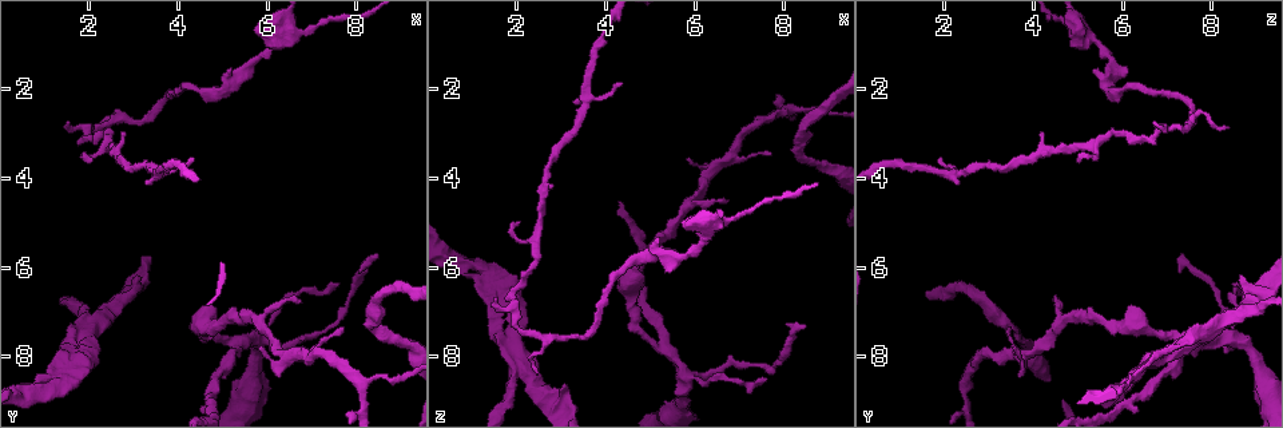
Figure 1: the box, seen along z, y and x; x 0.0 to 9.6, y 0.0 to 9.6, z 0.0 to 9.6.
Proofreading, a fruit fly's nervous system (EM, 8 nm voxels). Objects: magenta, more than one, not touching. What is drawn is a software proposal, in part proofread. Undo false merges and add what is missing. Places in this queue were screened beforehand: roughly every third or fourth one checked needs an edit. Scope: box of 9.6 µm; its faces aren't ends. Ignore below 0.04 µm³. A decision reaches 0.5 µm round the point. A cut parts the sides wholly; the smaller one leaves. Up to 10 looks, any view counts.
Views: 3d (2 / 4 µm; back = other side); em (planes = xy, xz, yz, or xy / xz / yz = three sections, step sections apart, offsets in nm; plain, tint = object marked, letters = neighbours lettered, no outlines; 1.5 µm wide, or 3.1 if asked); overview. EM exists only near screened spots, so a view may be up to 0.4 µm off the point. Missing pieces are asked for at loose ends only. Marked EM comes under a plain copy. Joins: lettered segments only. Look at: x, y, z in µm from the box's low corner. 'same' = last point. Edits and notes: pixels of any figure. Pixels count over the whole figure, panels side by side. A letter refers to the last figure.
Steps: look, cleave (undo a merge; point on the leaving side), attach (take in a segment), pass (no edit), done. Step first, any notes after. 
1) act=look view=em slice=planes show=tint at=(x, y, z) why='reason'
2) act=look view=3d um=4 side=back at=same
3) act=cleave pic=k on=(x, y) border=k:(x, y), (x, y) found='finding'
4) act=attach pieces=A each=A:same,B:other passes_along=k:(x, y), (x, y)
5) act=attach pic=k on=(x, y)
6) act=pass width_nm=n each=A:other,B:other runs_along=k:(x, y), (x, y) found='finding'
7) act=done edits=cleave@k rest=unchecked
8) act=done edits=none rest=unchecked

act=look view=3d um=4 at=(5.70, 8.30, 9.05) why='sudden change in width'

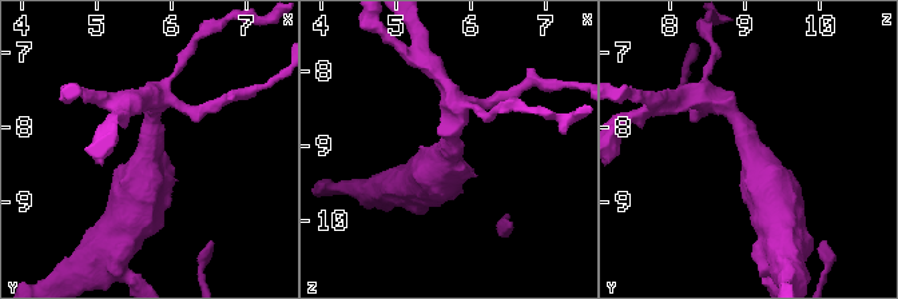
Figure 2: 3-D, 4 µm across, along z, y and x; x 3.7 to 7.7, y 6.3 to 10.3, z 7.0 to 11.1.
act=look view=em slice=xy step=8 show=tint at=(5.70, 8.35, 9.10) why='need the tissue'

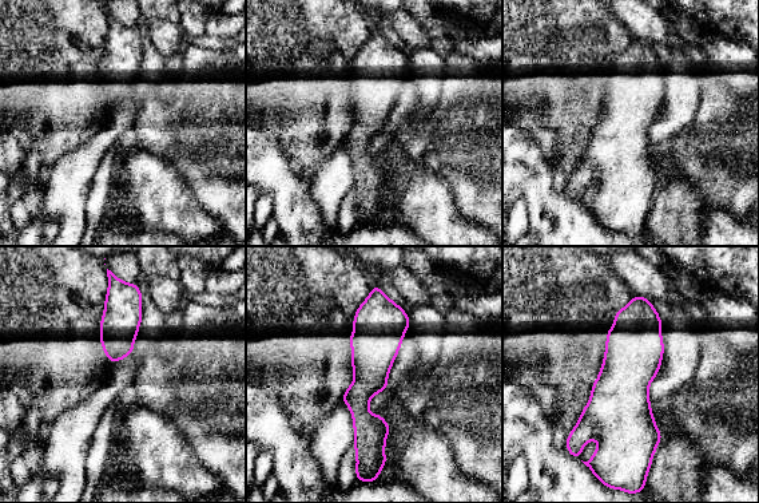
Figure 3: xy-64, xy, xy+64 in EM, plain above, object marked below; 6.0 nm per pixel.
act=look view=em slice=planes show=letters at=same why='cut it another way'

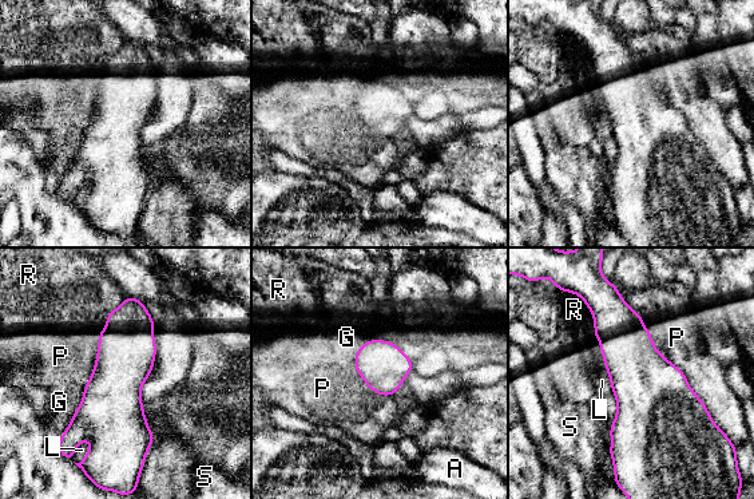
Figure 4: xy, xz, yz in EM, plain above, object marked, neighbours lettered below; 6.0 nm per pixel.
act=pass each=A:other,G:other,L:other,P:other,R:other,S:other border=4:(649, 333), (715, 426) found='continuous, no second neuron'

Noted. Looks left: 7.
act=look view=em slice=xy step=4 show=letters at=(8.45, 5.65, 7.30) why='free end'

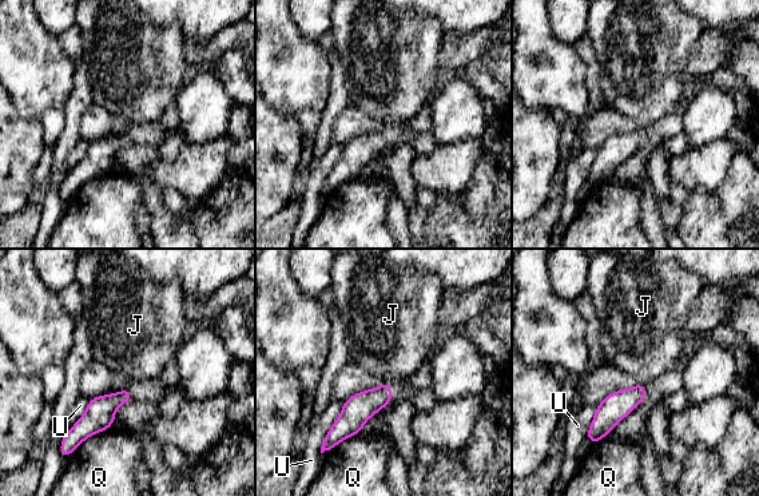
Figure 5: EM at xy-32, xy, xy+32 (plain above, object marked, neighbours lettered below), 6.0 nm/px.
act=pass each=J:other,Q:other,U:other border=5:(636, 383), (644, 385) found='no lettered segment goes on from it'

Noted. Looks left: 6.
act=look view=3d um=2 at=(8.30, 7.25, 3.50) why='abrupt turn'

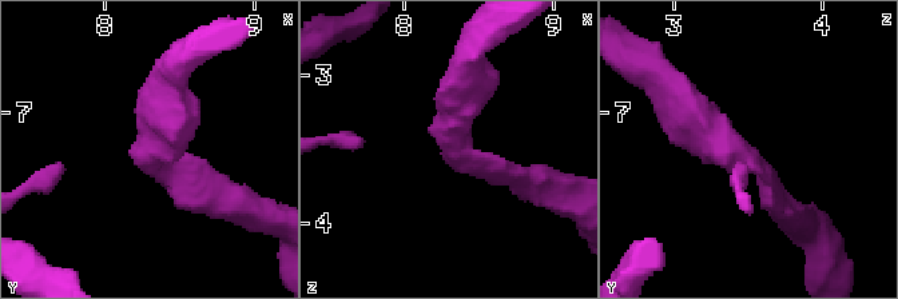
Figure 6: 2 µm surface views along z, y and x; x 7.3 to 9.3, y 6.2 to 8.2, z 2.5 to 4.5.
act=look view=em slice=xz step=4 show=letters at=(8.34, 7.30, 3.46) arm_widths_nm=200,240 why='shape alone is not enough'

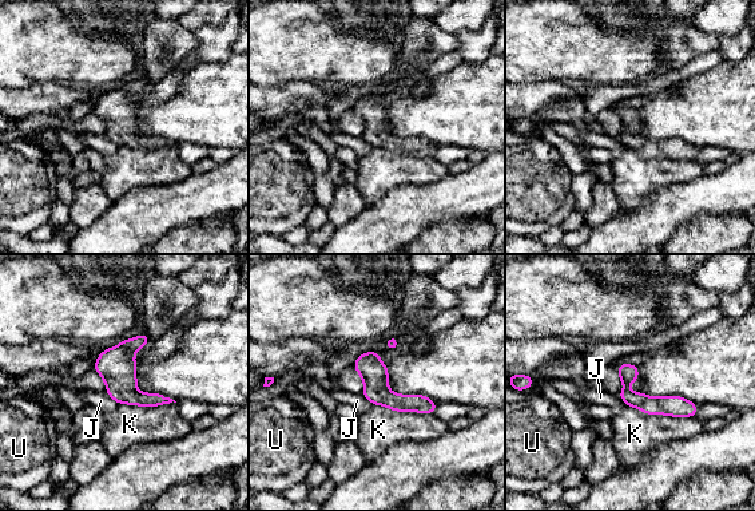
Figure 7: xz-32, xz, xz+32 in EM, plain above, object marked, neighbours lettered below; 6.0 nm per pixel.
act=pass width_nm=120 each=J:other,K:other,U:other border=7:(104, 391), (118, 404) found='all the same neuron'

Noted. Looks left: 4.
act=look view=3d um=4 at=(5.75, 1.30, 5.80) why='narrows sharply'

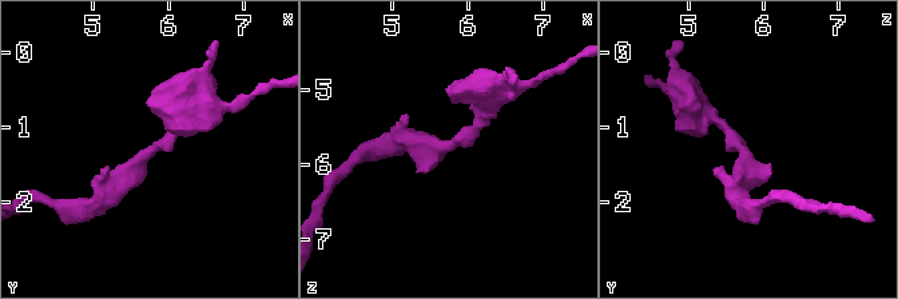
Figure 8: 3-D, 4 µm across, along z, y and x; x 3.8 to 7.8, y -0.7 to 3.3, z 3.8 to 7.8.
act=look view=em slice=xy step=4 show=letters at=(5.80, 1.35, 5.70) arm_widths_nm=260,300

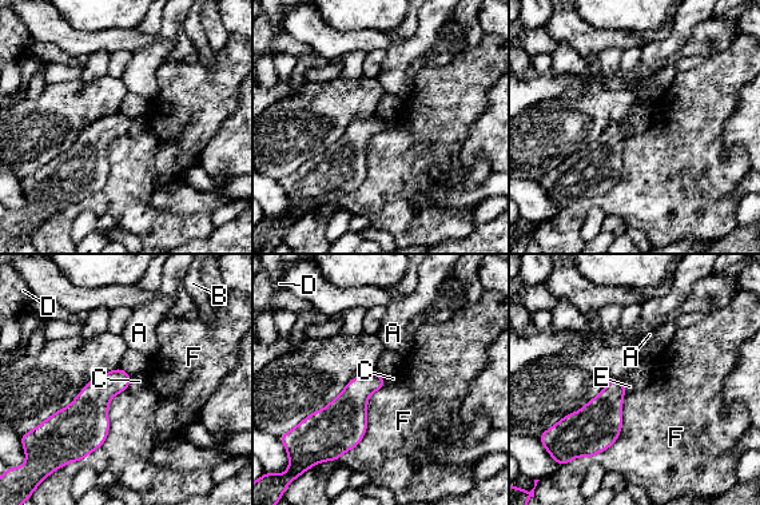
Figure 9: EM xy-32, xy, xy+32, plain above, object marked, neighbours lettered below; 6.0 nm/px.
act=pass each=A:other,B:other,C:other,D:other,E:other,F:other border=9:(132, 376), (127, 388) found='continuous, no second neuron'

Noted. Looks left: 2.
act=done edits=none rest=unchecked

